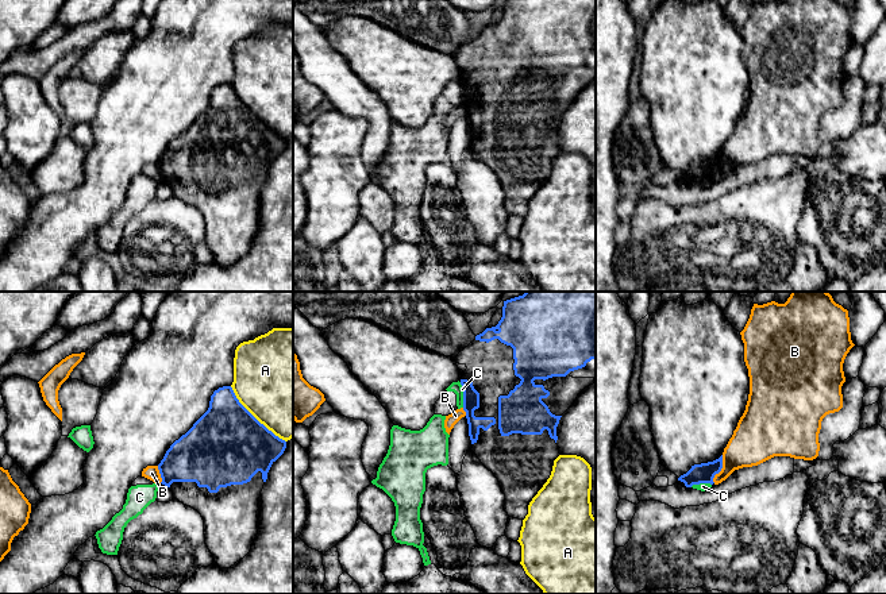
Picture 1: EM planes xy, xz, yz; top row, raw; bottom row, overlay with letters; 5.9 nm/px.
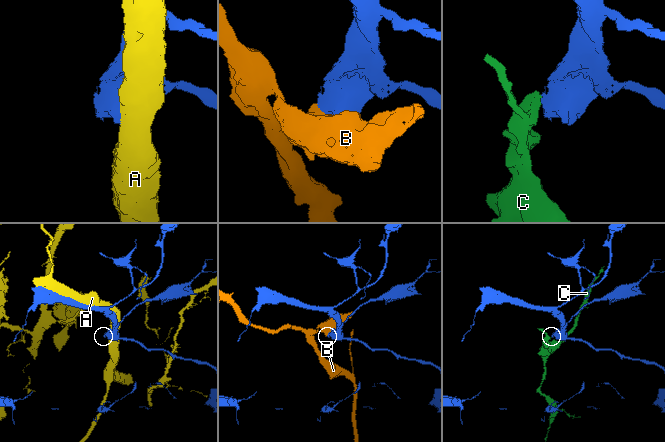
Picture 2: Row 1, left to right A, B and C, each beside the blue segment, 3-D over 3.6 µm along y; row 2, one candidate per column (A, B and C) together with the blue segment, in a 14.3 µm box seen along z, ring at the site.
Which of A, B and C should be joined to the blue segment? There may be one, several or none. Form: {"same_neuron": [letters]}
{"same_neuron": []}

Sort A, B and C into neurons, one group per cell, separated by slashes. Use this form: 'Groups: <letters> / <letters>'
Groups: A / B / C

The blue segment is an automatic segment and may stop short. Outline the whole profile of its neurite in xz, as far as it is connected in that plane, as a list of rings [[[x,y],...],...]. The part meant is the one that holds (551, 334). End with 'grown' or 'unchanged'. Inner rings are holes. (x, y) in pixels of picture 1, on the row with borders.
[[[525,292],[523,296],[511,298],[504,301],[502,306],[502,317],[498,321],[496,327],[486,328],[482,333],[477,335],[474,342],[470,343],[463,351],[458,354],[455,358],[455,362],[459,364],[465,364],[467,369],[463,373],[463,377],[461,379],[461,385],[463,389],[463,410],[466,412],[466,418],[469,424],[469,436],[471,440],[471,451],[477,455],[477,458],[481,460],[481,463],[494,474],[494,477],[498,479],[500,486],[505,494],[505,505],[504,509],[508,513],[509,517],[524,520],[528,514],[528,505],[532,501],[532,498],[538,494],[538,491],[543,487],[543,485],[547,482],[547,479],[551,475],[554,460],[561,455],[559,447],[556,444],[558,436],[556,436],[556,427],[559,424],[559,420],[562,414],[574,404],[578,394],[588,386],[593,385],[596,382],[596,292]]]; grown

